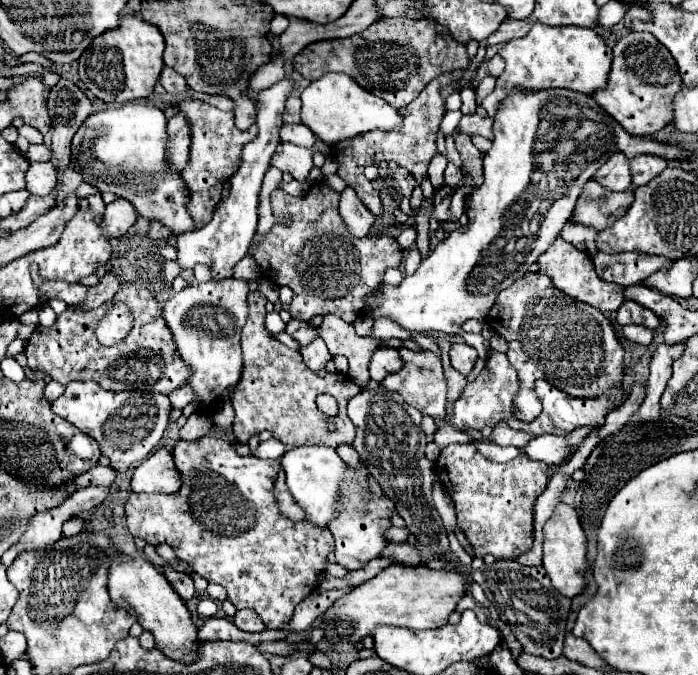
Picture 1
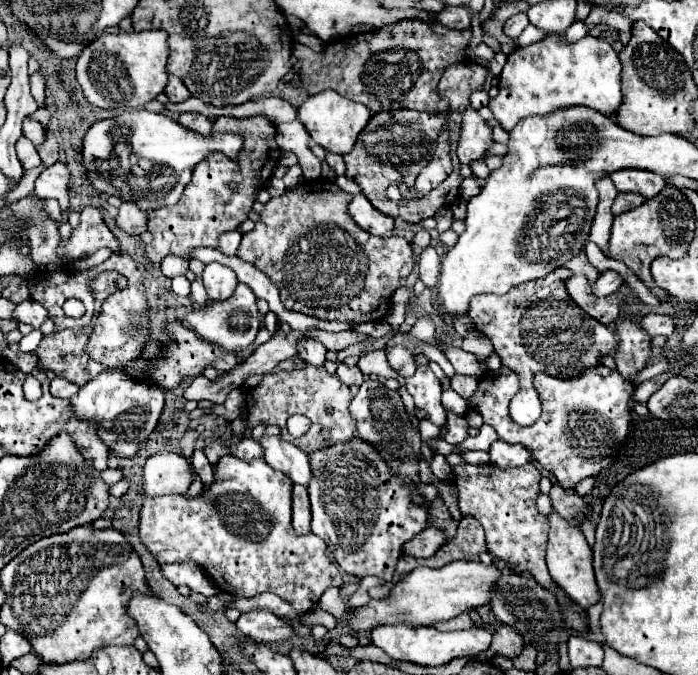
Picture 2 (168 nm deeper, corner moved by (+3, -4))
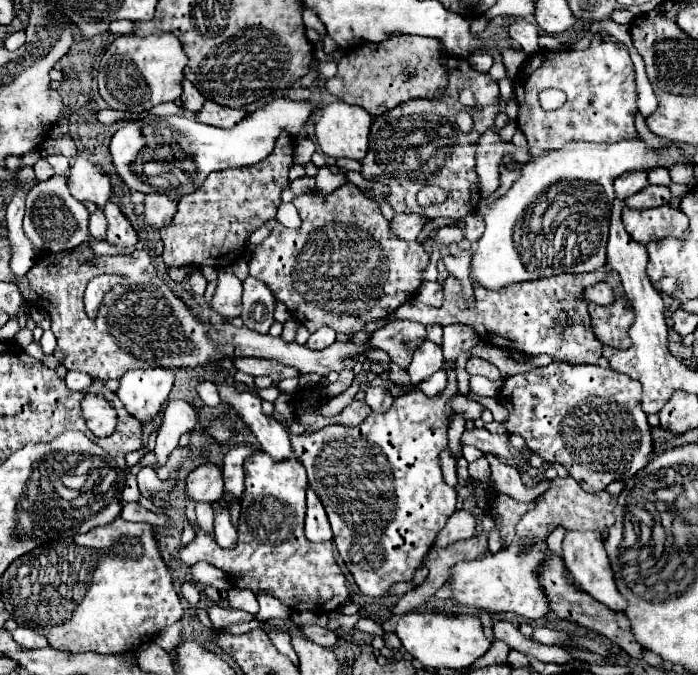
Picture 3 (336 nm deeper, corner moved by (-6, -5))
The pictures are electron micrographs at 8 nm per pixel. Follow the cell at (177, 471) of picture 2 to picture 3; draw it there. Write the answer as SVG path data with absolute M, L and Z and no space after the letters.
M204 463L198 469L194 469L188 479L186 479L186 491L196 499L196 501L206 501L214 503L222 499L222 469L214 463Z

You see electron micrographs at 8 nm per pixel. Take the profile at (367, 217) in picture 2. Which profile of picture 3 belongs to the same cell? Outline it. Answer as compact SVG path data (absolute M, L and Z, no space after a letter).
M396 215L394 223L390 225L390 229L394 231L394 235L398 235L404 241L414 241L418 237L418 233L422 231L424 223L428 219L424 219L422 215Z

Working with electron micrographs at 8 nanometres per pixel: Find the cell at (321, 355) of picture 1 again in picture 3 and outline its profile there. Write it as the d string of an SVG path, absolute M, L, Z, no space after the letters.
M322 327L322 329L318 329L316 333L310 335L306 347L314 349L314 351L320 351L320 349L330 347L334 341L336 341L336 331L330 329L330 327Z

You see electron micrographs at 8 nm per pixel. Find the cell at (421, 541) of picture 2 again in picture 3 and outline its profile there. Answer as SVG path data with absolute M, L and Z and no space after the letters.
M458 511L454 513L446 527L438 533L434 547L448 547L460 539L470 539L474 537L476 531L476 517L470 511Z

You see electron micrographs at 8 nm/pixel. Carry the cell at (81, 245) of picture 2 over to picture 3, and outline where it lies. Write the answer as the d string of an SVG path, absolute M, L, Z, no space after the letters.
M106 203L106 219L108 219L108 233L106 233L106 241L112 245L122 245L122 247L130 247L138 243L138 233L132 227L132 223L126 219L126 215L120 211L120 207L116 203Z

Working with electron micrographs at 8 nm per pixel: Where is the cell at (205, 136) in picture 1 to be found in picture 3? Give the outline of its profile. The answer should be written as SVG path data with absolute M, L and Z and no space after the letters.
M280 135L274 153L258 165L210 173L194 193L180 199L172 223L160 231L164 241L164 263L170 267L190 265L198 269L226 269L234 265L230 261L236 261L242 255L248 237L276 217L278 205L282 203L280 193L290 183L288 171L292 165L294 141L290 135Z

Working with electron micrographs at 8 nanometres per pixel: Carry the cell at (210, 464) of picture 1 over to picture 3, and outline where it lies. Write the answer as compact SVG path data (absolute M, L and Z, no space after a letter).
M254 451L244 461L244 473L246 491L240 501L244 525L238 525L238 545L234 549L222 549L210 535L196 529L196 539L182 547L182 561L186 565L208 561L226 571L234 587L250 589L252 593L266 591L294 611L326 613L338 609L350 597L350 591L334 561L332 543L312 543L302 531L308 489L302 463L294 457L274 461L264 451Z

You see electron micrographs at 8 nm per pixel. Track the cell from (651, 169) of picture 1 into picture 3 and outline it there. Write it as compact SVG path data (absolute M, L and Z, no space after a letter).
M630 171L614 179L614 191L618 199L626 199L638 191L642 191L648 185L648 173L646 171Z

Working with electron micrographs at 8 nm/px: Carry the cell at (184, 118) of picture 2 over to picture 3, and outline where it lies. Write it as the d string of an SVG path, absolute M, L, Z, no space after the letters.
M206 101L204 107L196 113L196 121L214 127L234 127L238 121L244 119L244 115L246 115L244 109L232 109L232 107Z

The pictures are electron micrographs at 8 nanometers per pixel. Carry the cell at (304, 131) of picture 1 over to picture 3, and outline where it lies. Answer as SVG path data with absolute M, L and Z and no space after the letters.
M328 167L318 169L318 175L316 175L316 191L320 195L334 193L336 189L340 189L346 183L348 183L348 179L346 179L344 173L332 173Z

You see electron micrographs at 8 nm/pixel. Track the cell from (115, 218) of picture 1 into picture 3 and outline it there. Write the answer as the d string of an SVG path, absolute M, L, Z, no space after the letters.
M150 193L144 199L144 219L150 227L162 229L172 223L172 217L178 211L178 199L170 199L164 193Z

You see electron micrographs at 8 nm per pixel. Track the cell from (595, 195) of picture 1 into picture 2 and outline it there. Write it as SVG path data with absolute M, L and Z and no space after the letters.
M617 194L615 202L611 206L611 212L613 212L613 216L619 216L621 212L633 210L633 208L637 208L643 202L645 202L645 198L641 198L639 194Z

